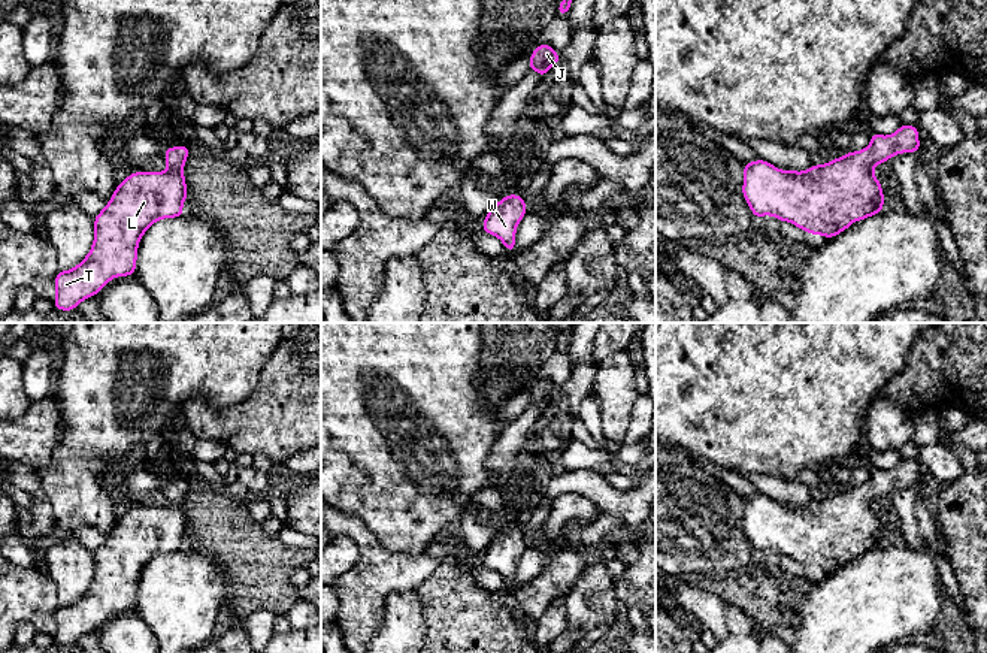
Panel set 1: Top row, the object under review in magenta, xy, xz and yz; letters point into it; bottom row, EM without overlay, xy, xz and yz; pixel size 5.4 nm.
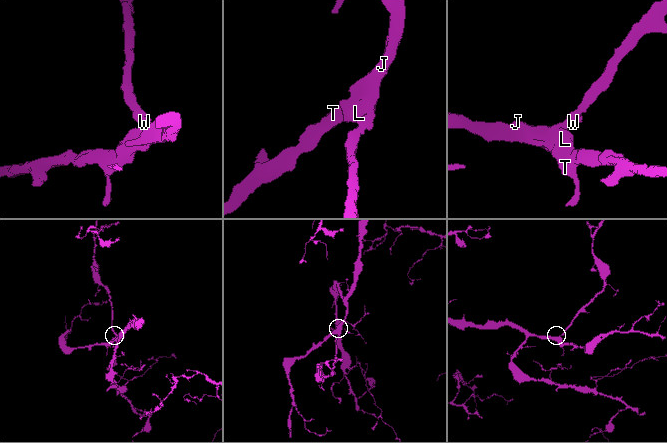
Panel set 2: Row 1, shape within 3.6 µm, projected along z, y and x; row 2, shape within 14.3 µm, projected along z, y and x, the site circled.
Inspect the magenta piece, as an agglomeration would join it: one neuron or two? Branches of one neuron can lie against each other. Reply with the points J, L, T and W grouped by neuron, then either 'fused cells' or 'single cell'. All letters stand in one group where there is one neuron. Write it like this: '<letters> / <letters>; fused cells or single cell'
J L T W; single cell

